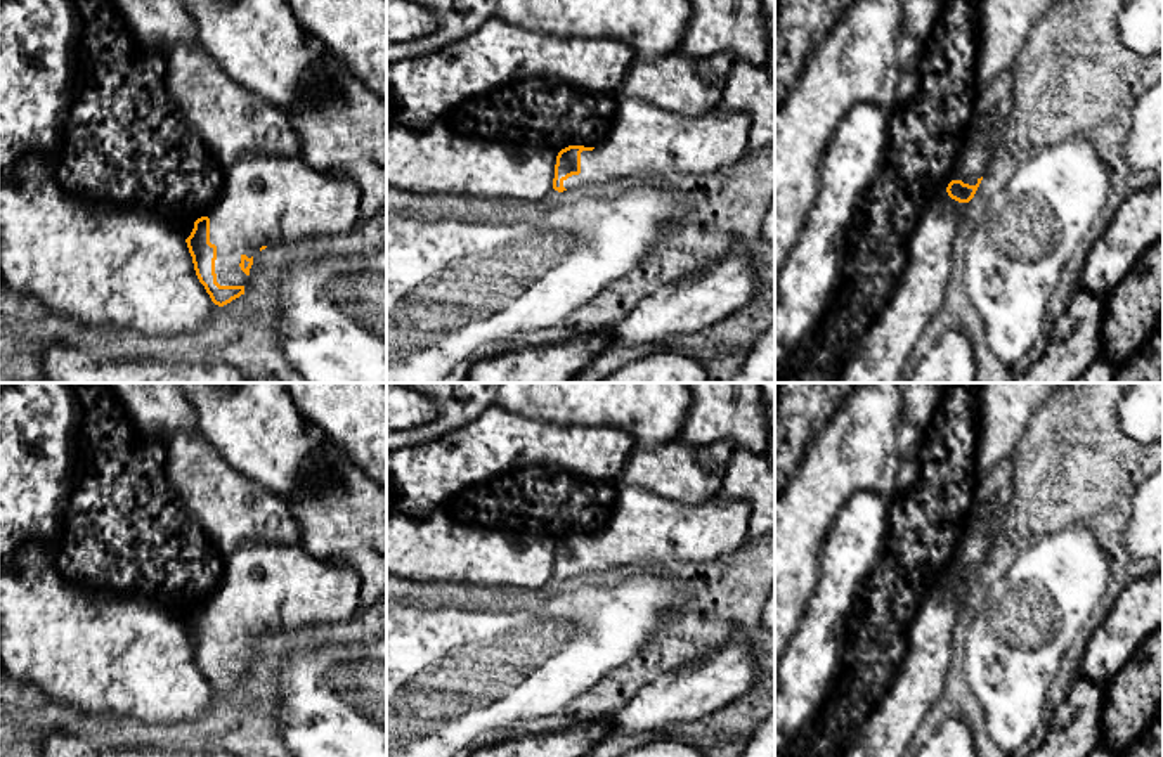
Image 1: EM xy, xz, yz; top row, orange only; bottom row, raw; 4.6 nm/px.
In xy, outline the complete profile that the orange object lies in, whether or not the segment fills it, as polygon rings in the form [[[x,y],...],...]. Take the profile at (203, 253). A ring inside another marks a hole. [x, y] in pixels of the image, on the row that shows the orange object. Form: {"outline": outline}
{"outline": [[[250,152],[229,166],[185,165],[184,171],[189,177],[184,203],[153,196],[130,206],[154,210],[173,225],[218,307],[244,294],[255,253],[345,236],[364,217],[352,180],[319,171],[302,158]]]}

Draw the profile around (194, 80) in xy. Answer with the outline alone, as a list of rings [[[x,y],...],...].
[[[177,45],[166,62],[168,95],[218,165],[250,152],[302,158],[288,114],[237,85],[205,47]]]

